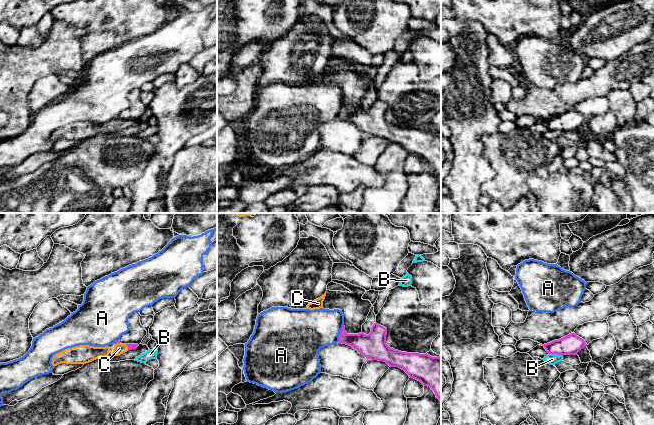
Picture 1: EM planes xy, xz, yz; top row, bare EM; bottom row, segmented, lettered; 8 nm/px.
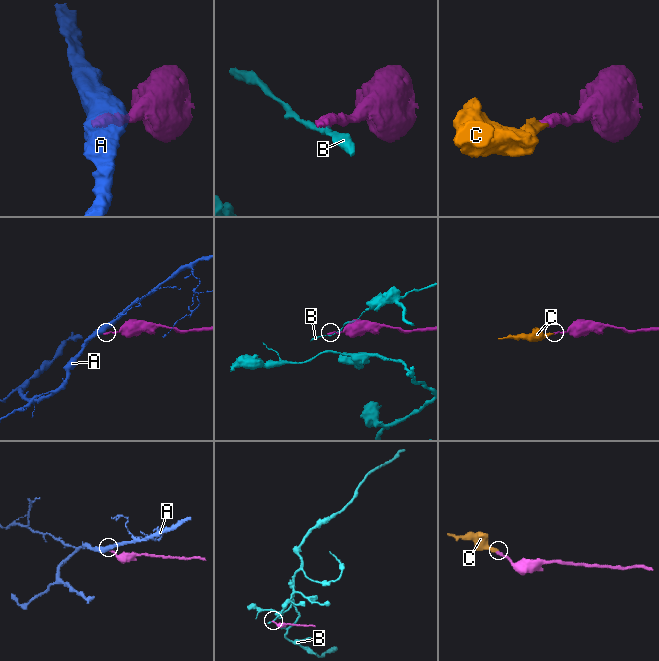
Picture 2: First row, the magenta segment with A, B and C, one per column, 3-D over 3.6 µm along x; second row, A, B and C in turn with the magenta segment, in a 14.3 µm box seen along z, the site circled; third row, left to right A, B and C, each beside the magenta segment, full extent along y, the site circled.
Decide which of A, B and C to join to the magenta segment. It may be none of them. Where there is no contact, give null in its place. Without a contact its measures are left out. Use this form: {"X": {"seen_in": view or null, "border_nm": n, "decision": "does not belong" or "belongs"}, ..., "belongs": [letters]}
{"A": {"seen_in": "xz", "border_nm": 150, "decision": "does not belong"}, "B": {"seen_in": "yz", "border_nm": 110, "decision": "does not belong"}, "C": {"seen_in": "xy", "border_nm": 50, "decision": "belongs"}, "belongs": ["C"]}

